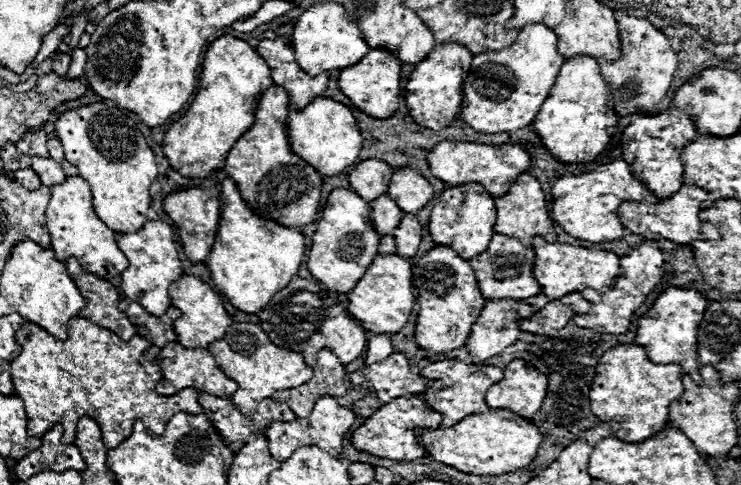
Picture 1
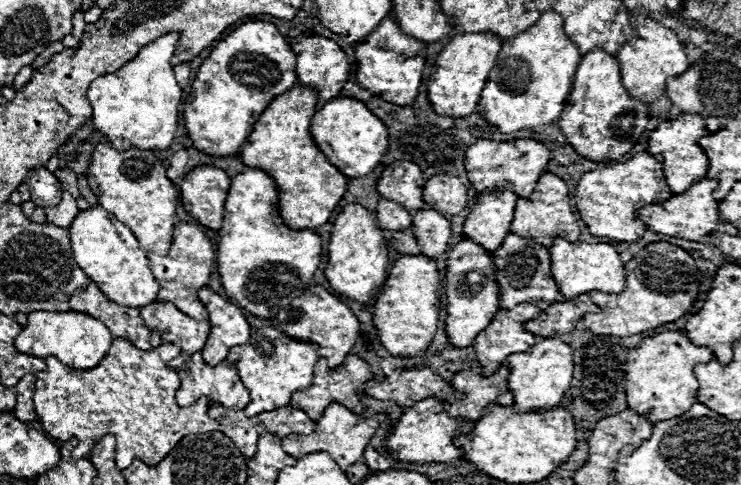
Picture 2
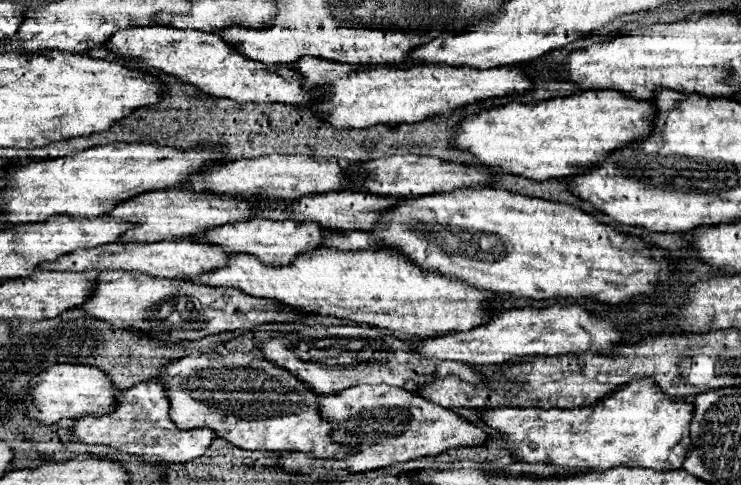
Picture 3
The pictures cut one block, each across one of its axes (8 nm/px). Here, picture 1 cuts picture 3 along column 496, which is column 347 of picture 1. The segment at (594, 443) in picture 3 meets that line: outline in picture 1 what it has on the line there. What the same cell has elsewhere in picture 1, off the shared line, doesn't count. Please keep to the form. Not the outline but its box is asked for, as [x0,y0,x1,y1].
[264,396,356,462]

